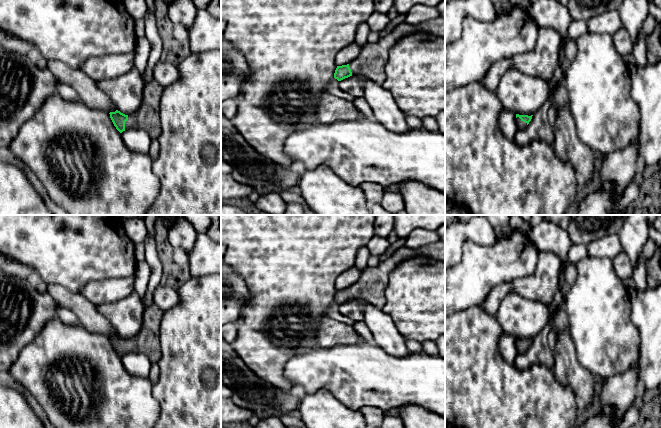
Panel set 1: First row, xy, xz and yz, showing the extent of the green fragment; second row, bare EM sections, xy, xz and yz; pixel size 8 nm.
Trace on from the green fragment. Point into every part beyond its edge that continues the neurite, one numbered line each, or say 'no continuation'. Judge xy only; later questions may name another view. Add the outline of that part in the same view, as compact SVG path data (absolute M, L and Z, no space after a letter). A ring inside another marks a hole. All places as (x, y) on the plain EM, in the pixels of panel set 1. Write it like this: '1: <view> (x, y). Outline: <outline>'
1: xy (147, 342). Outline: M156 304L145 308L141 331L128 339L125 354L142 353L151 363L158 363L161 358L161 342L159 339L160 324L164 311Z

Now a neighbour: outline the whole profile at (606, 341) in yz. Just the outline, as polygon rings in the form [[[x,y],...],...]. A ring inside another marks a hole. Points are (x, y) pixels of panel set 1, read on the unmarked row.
[[[586,256],[576,267],[577,279],[564,298],[570,338],[582,367],[606,380],[624,373],[638,361],[639,333],[631,320],[630,293],[609,258]]]

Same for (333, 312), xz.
[[[335,302],[327,309],[326,316],[328,316],[336,321],[340,321],[342,323],[346,323],[351,326],[353,326],[355,323],[352,319],[350,319],[349,317],[346,317],[340,313],[339,305]]]

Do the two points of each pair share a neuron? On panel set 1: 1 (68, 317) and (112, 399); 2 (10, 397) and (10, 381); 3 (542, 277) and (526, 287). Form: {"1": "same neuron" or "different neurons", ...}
{"1": "different neurons", "2": "different neurons", "3": "same neuron"}

